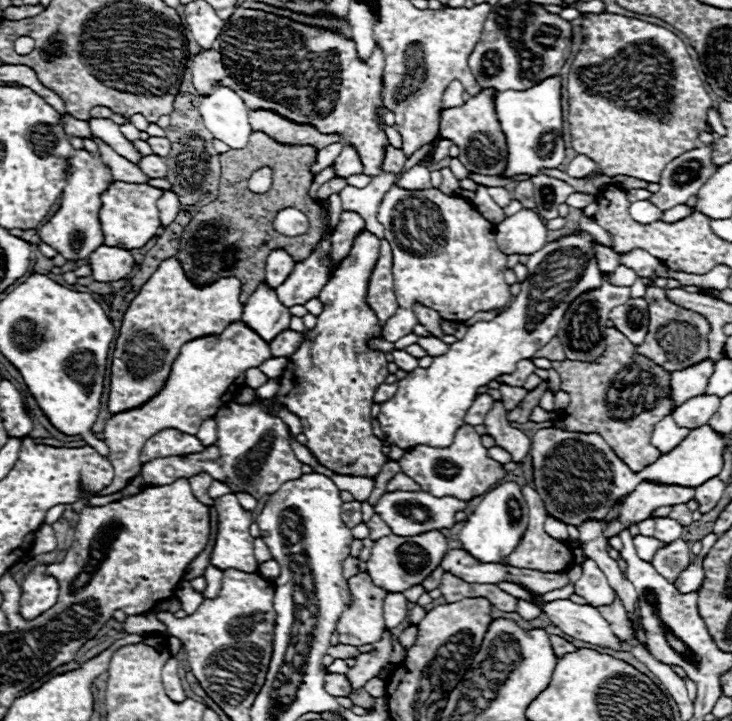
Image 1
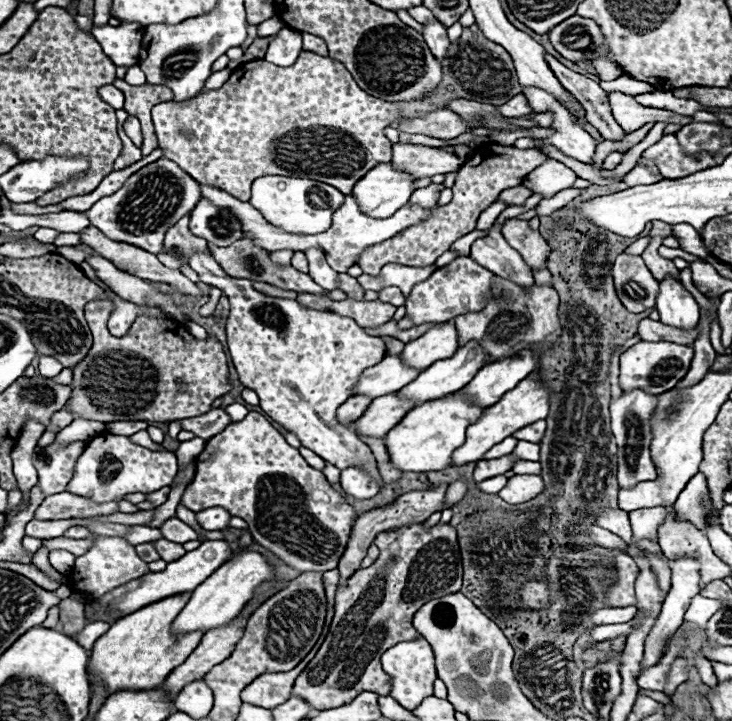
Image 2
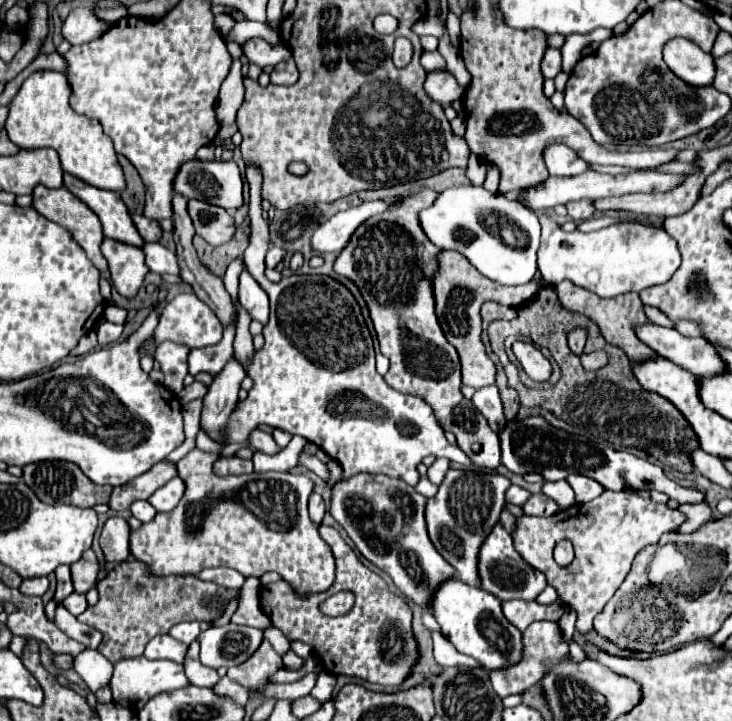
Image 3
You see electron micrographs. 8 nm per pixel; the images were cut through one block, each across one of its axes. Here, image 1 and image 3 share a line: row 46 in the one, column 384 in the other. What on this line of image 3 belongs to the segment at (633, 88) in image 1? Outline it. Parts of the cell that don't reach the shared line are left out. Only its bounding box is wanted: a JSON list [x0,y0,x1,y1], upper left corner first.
[260,524,420,686]

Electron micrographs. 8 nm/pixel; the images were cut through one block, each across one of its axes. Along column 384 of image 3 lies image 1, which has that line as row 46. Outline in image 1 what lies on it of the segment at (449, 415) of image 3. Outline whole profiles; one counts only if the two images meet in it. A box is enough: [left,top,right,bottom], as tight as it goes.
[192,8,408,176]

